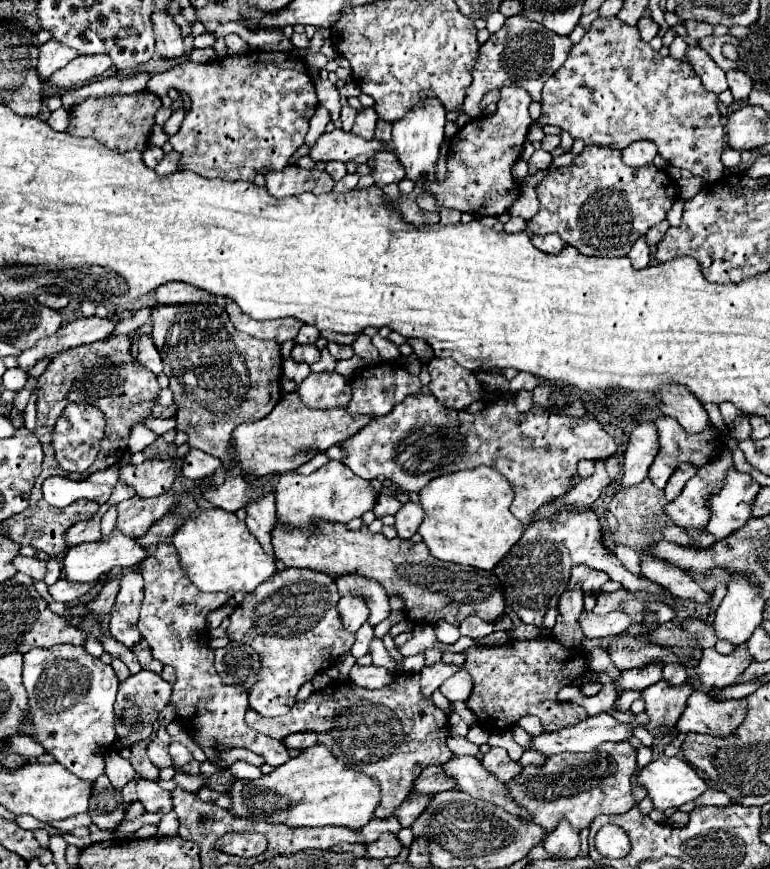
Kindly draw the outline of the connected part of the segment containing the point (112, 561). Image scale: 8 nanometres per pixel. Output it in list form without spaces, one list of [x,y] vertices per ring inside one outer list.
[[[114,528],[106,538],[98,540],[98,542],[68,548],[66,558],[62,560],[62,568],[66,570],[66,578],[70,582],[96,582],[100,578],[100,574],[104,574],[116,566],[120,566],[120,568],[136,566],[146,556],[148,556],[148,550],[144,546],[140,546],[134,536],[126,536],[118,528]]]

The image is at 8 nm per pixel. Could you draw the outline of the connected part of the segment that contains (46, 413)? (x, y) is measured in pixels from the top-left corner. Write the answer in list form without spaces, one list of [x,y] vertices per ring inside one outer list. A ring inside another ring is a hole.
[[[112,336],[102,342],[68,348],[48,364],[46,372],[38,380],[38,428],[34,434],[40,438],[44,448],[50,450],[54,426],[70,402],[98,406],[106,418],[100,458],[96,458],[96,462],[84,474],[68,474],[72,480],[84,480],[92,472],[108,468],[124,456],[132,426],[152,418],[152,408],[158,400],[158,394],[160,384],[156,374],[152,374],[148,368],[142,368],[132,356],[132,342],[128,336]]]

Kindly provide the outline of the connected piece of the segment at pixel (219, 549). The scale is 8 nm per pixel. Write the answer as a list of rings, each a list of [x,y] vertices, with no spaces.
[[[208,508],[208,510],[200,512],[196,518],[194,516],[188,518],[172,536],[172,544],[178,550],[182,568],[186,568],[186,574],[202,592],[226,592],[228,596],[234,596],[236,592],[254,592],[254,588],[258,584],[262,584],[264,580],[268,580],[270,576],[274,576],[278,572],[274,556],[268,556],[264,552],[264,548],[250,534],[246,524],[242,520],[238,520],[236,514],[226,512],[222,508]]]

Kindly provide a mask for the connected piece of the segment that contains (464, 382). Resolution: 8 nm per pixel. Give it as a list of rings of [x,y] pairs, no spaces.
[[[430,360],[430,390],[446,408],[466,410],[470,402],[482,398],[482,384],[472,372],[450,360]]]

